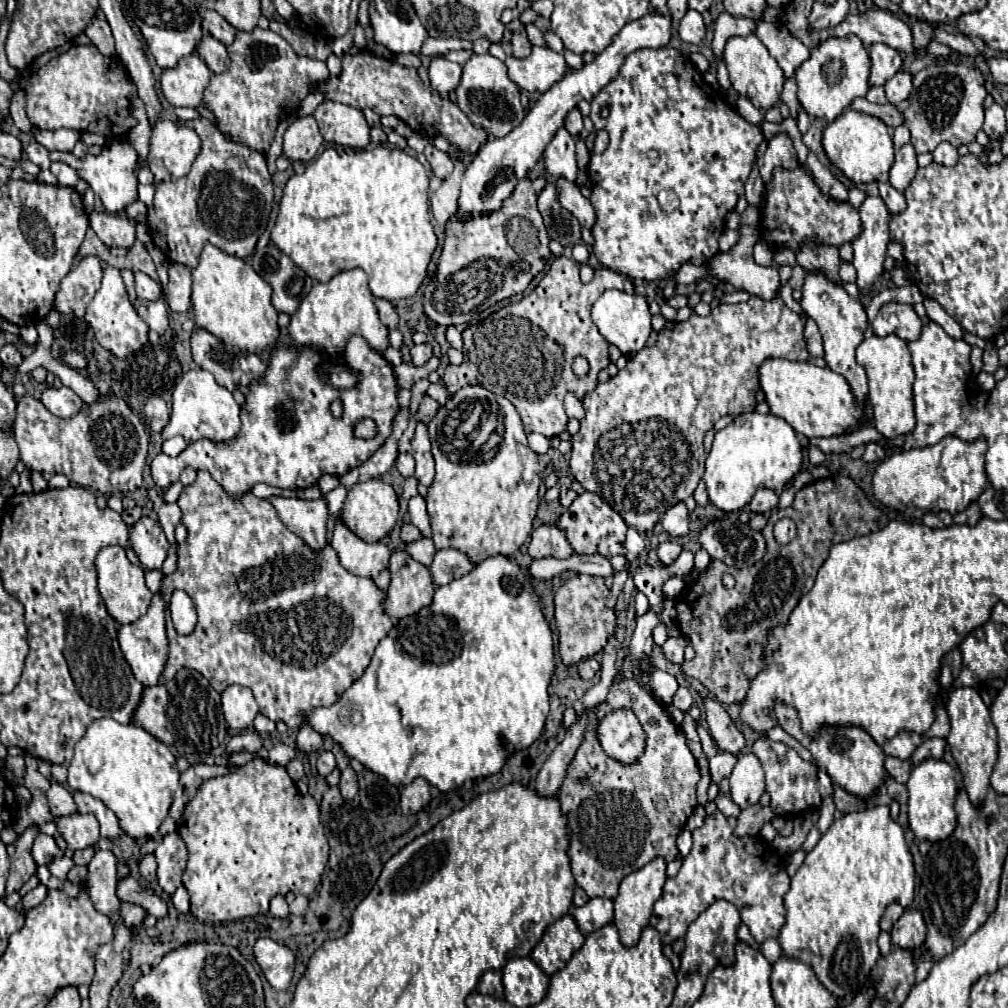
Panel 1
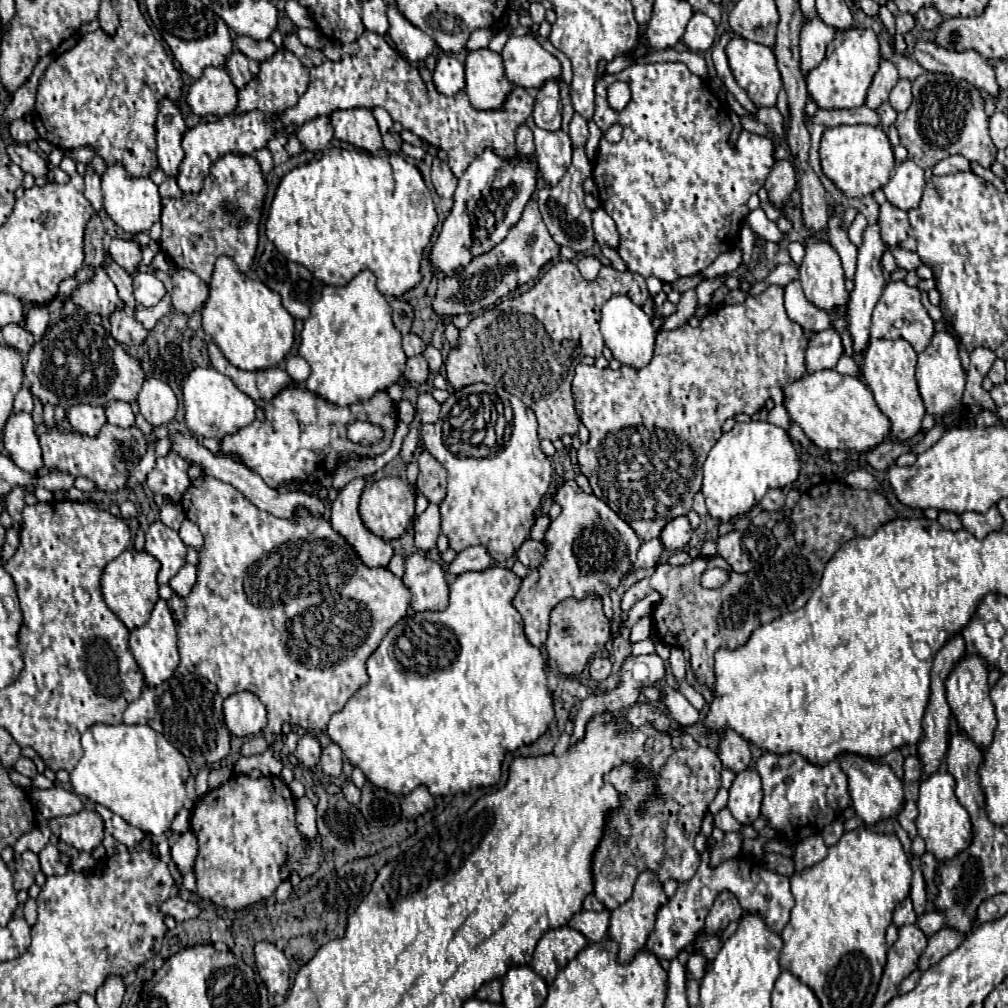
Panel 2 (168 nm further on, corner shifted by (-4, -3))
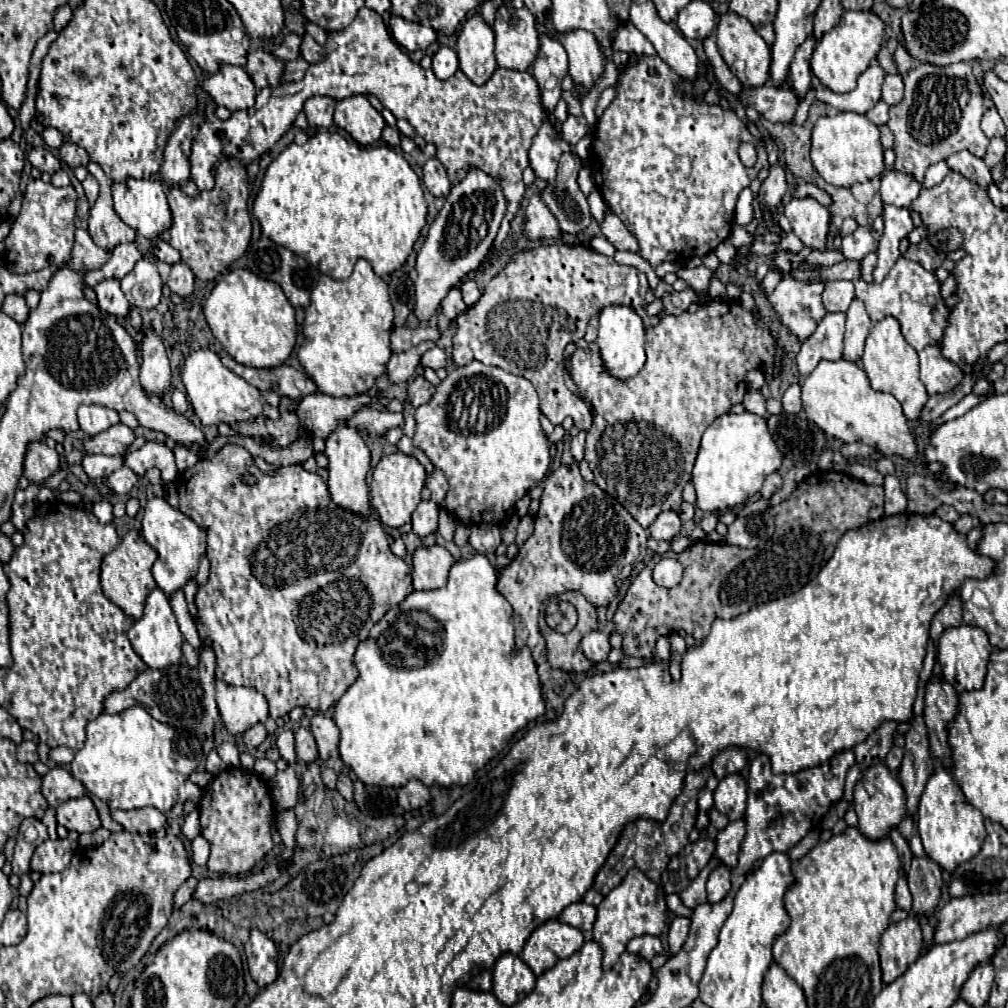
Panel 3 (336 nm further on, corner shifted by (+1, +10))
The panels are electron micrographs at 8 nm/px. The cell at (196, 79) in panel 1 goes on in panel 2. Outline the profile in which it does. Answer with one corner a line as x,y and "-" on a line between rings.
206,68
204,76
190,86
188,104
190,104
192,112
198,114
198,116
214,114
214,116
222,118
222,116
228,116
228,114
236,112
236,90
238,88
232,84
232,80
230,80
230,76
224,68

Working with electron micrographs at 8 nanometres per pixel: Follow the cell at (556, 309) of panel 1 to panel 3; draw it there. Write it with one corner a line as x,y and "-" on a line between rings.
547,245
537,247
527,253
517,253
511,257
511,263
491,279
491,283
483,289
481,299
467,307
461,315
457,315
457,331
453,335
453,365
463,367
471,361
481,361
483,365
501,367
507,373
525,377
533,383
539,401
541,413
553,423
561,425
565,417
571,417
577,429
591,427
591,411
589,407
563,385
563,349
571,341
579,341
585,335
587,323
593,315
597,315
609,303
623,303
639,309
645,303
645,293
649,289
645,273
629,267
617,265
613,257
605,257
595,253
583,245

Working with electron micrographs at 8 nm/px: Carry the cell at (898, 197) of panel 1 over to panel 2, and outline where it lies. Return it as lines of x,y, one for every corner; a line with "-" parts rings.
884,202
880,206
878,226
880,226
880,234
884,238
884,244
888,248
898,248
908,238
908,230
910,230
908,214
904,210
892,206
890,202

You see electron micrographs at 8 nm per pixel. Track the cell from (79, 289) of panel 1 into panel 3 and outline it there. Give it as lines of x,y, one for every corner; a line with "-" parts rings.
103,279
103,281
99,281
93,287
93,291
95,291
99,307
103,311
107,311
111,315
117,315
117,317
125,317
129,313
131,305
125,299
125,295
123,295
117,279

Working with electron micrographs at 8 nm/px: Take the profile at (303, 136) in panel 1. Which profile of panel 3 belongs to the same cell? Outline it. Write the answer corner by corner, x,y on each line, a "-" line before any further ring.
309,97
303,107
303,113
311,127
331,127
333,111
335,111
335,99
331,97

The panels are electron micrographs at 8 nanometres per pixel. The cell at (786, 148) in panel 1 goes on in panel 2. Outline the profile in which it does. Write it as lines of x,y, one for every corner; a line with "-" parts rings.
790,160
776,162
770,172
770,178
764,184
772,206
776,206
776,208
782,208
790,200
794,186
796,186
796,170

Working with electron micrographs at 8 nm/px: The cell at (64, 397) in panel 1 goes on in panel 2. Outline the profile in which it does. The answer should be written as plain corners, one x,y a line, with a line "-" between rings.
78,404
78,406
68,410
68,422
80,434
96,436
100,432
100,428
104,426
104,422
106,422
106,414
104,414
104,408
100,408
100,406

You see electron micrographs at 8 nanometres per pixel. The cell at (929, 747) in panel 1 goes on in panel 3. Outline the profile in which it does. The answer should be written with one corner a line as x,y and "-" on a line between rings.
893,745
891,751
887,753
887,757
885,757
883,763
885,763
893,773
897,773
897,769
901,767
901,761
903,761
903,749
897,747
897,745

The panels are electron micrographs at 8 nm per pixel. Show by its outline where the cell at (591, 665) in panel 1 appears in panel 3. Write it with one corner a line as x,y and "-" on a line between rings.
591,631
587,637
581,641
583,653
591,663
603,663
609,657
611,645
609,645
609,635
605,631

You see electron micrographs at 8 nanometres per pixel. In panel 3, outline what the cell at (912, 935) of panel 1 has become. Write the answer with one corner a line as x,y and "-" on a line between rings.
907,917
899,923
887,927
881,935
879,943
879,957
881,957
881,971
883,971
883,985
889,985
905,969
917,961
921,949
921,927
915,917

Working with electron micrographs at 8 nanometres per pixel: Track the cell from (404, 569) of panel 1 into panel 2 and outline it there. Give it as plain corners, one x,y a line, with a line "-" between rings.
414,552
406,558
404,584
412,592
412,610
444,610
448,606
448,582
446,570
440,562

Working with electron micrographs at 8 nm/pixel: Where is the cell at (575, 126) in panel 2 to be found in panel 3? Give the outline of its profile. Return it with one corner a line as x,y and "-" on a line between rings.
567,115
565,123
563,123
563,139
569,145
575,145
583,135
587,133
587,123
585,117
575,117
575,115

